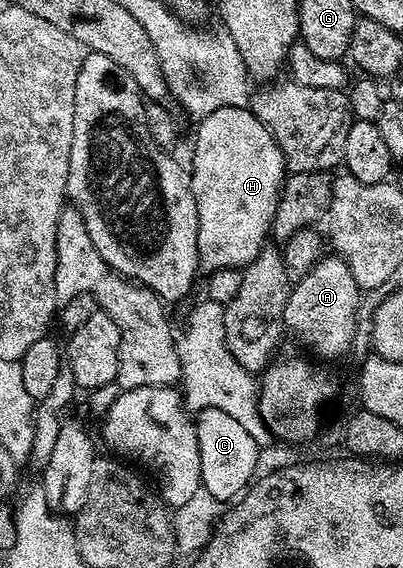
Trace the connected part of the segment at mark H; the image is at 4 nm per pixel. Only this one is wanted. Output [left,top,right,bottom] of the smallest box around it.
[189,106,285,271]

